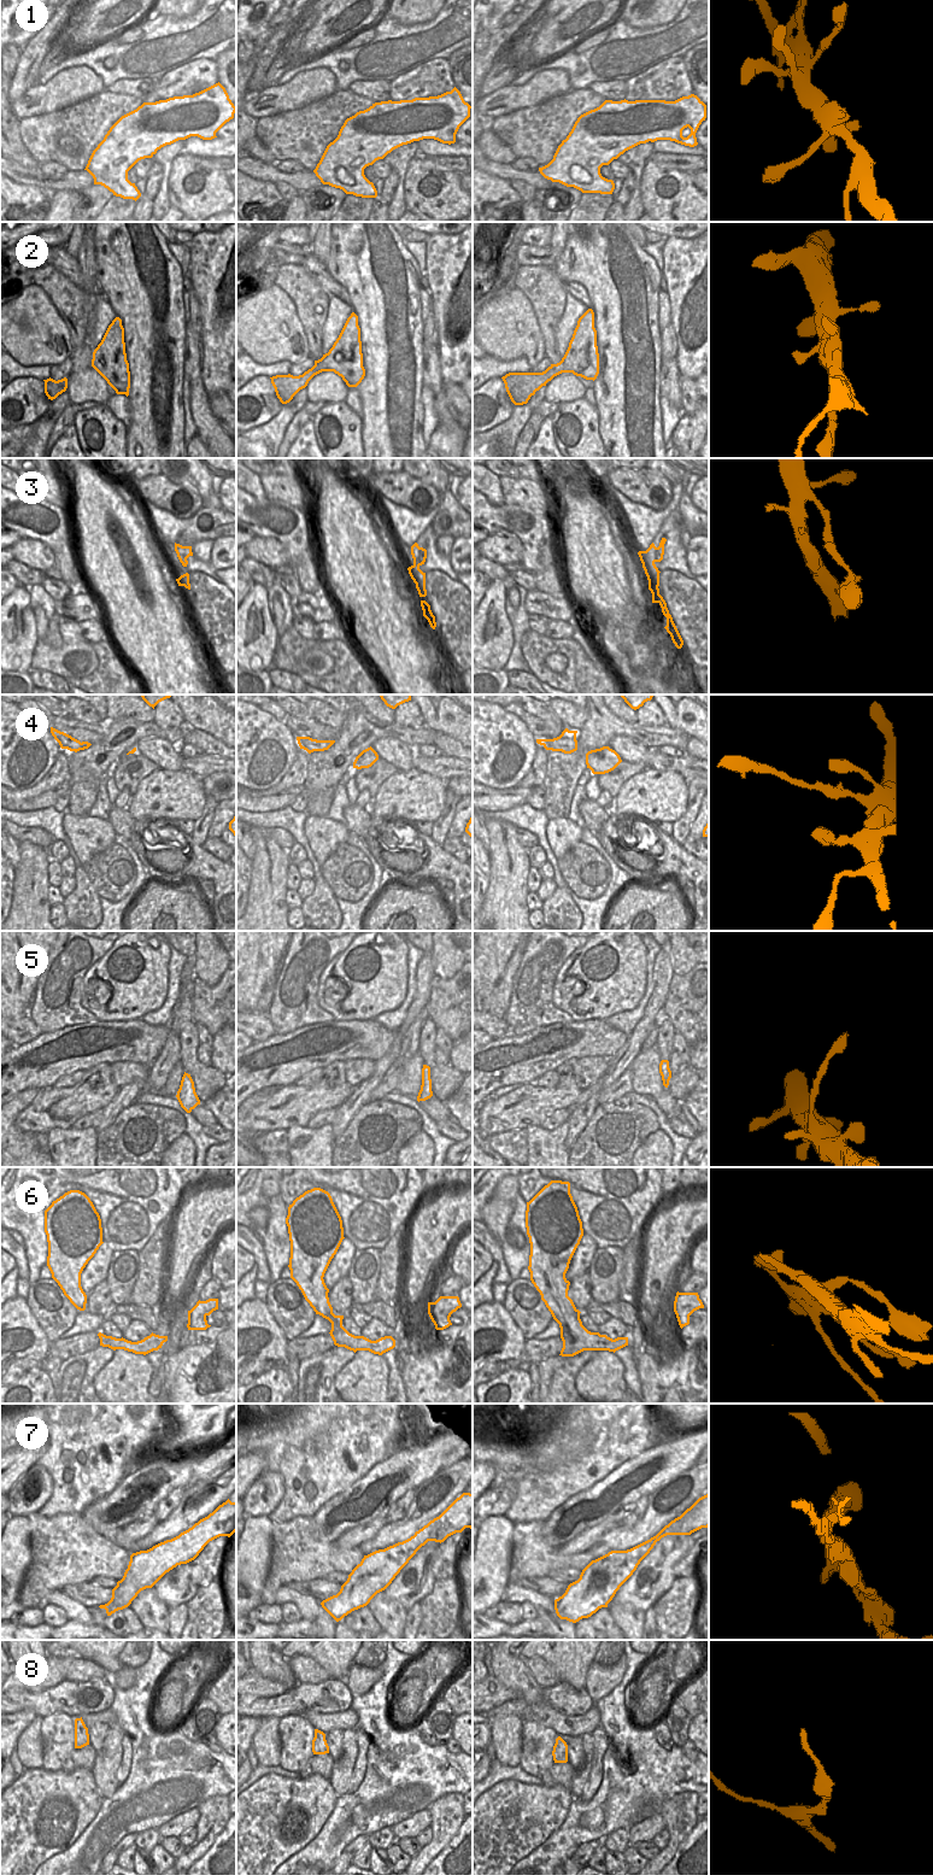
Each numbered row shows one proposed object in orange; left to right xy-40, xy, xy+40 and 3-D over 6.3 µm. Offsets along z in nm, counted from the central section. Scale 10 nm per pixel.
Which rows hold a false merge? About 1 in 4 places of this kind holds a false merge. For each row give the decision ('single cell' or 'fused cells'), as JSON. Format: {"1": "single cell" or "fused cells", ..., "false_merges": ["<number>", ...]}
{"1": "single cell", "2": "single cell", "3": "single cell", "4": "fused cells", "5": "single cell", "6": "single cell", "7": "fused cells", "8": "single cell", "false_merges": ["4", "7"]}

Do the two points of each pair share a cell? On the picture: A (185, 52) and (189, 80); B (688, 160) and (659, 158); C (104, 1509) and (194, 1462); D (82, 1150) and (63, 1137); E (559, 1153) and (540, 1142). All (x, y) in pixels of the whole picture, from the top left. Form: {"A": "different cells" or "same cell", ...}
{"A": "different cells", "B": "same cell", "C": "same cell", "D": "same cell", "E": "same cell"}

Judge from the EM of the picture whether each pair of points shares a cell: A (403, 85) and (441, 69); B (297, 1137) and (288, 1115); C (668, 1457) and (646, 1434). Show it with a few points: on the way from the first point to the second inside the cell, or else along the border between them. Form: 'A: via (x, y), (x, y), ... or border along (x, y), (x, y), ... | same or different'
A: via (412, 85), (432, 78) | same
B: border along (306, 1126), (292, 1125), (286, 1130) | different
C: border along (681, 1430), (676, 1439), (646, 1448), (632, 1458) | different

